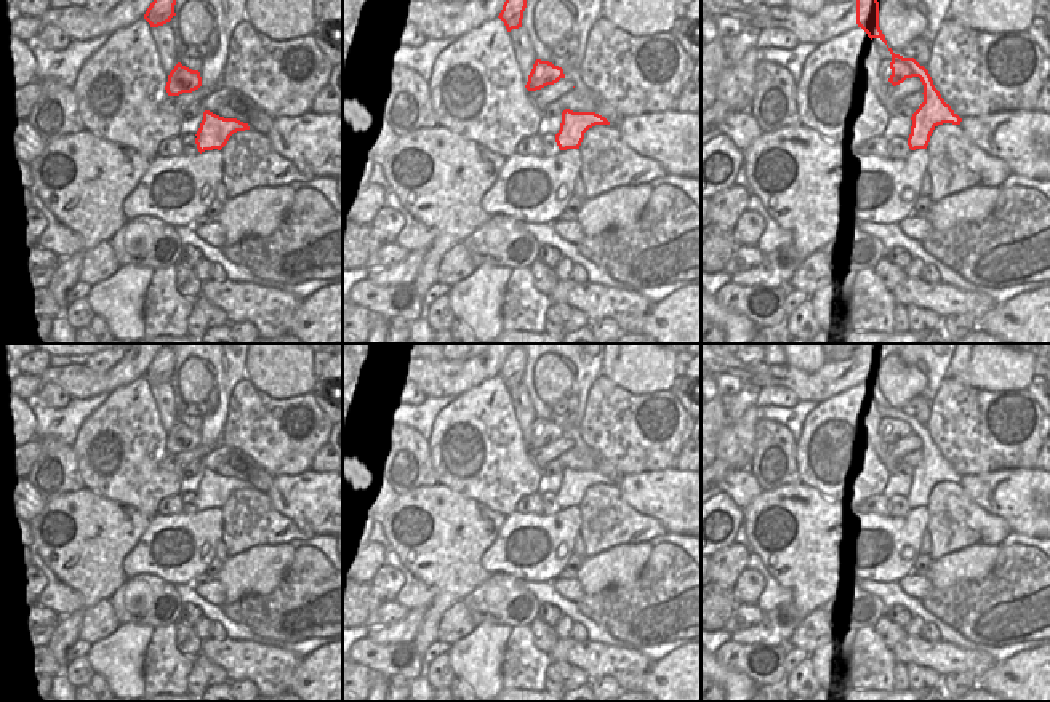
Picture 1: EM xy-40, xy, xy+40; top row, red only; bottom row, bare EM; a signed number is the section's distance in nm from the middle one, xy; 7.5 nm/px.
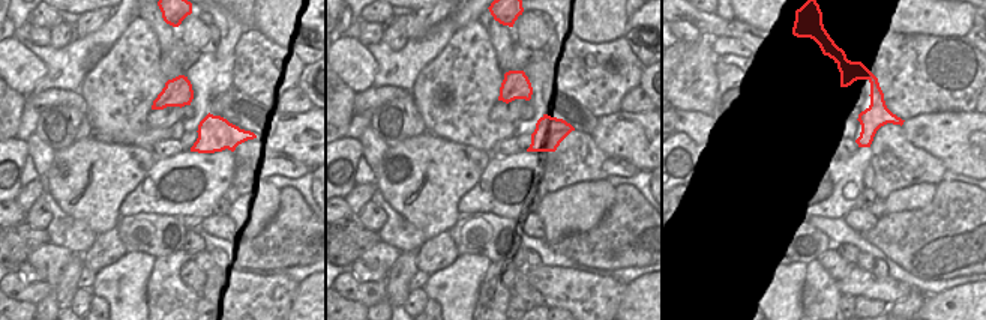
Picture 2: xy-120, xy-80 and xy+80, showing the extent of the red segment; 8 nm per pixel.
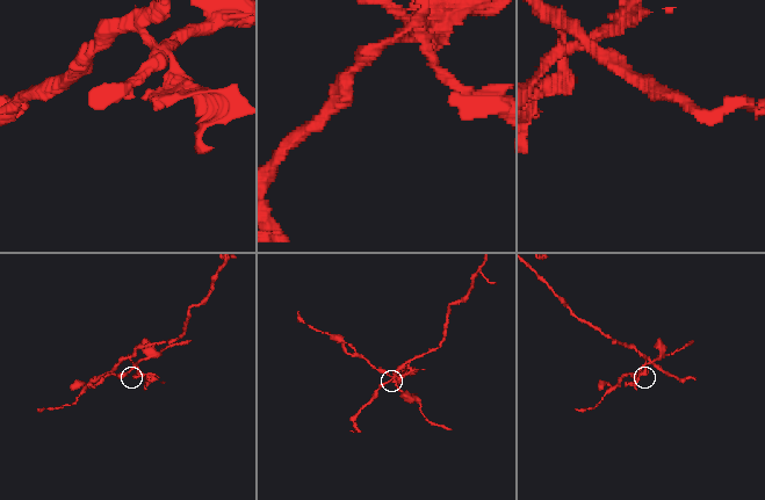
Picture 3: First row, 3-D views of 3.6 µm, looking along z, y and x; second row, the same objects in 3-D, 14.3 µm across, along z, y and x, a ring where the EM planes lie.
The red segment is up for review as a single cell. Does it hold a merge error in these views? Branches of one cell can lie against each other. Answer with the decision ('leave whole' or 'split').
split

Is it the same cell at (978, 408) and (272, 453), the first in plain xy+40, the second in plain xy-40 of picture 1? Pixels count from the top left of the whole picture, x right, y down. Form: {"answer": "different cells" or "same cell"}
{"answer": "same cell"}

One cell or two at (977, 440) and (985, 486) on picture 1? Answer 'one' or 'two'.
two

